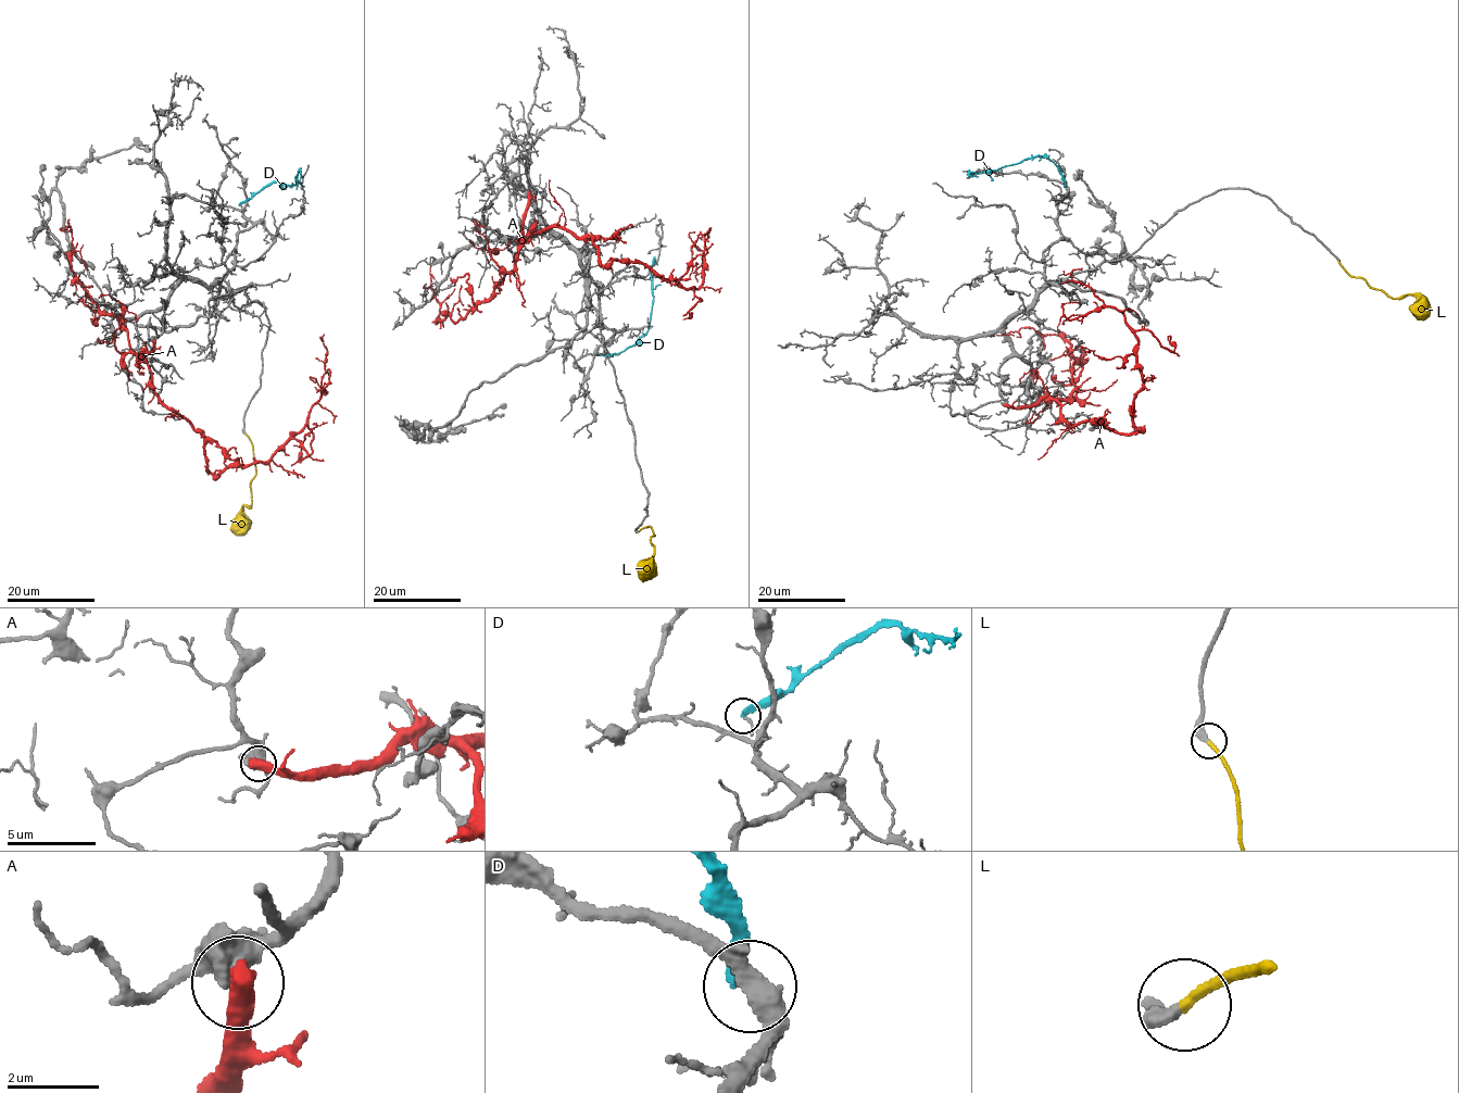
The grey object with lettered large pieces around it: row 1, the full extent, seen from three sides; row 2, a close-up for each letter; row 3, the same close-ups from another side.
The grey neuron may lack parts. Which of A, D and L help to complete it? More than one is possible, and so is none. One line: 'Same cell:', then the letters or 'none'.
Same cell: L

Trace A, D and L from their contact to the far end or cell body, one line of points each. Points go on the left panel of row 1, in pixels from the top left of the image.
A: (154, 341), (145, 355), (154, 392), (198, 430), (213, 475), (274, 455), (300, 431), (327, 369), (328, 379)
D: (239, 204), (277, 181), (290, 186), (297, 184), (298, 171), (300, 179)
L: (246, 434), (255, 470), (251, 481), (250, 509), (244, 505), (236, 525), (240, 536)

